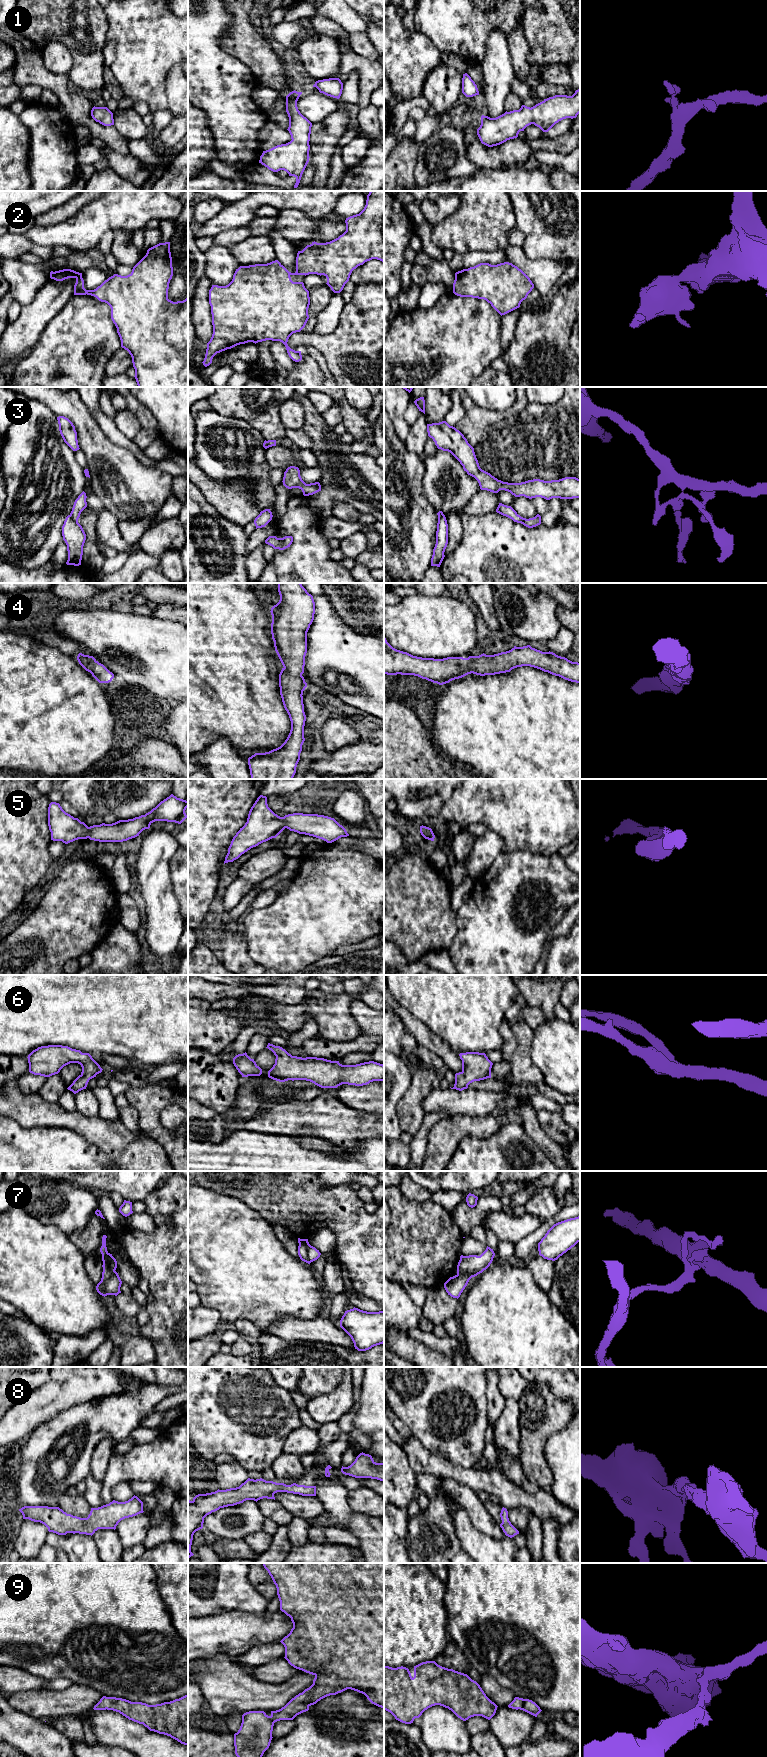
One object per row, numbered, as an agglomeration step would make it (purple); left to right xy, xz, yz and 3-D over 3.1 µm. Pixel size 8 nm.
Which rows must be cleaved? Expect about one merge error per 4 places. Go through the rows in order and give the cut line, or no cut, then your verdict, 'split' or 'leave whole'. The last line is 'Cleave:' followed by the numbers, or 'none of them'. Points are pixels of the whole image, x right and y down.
1: cut none; leave whole
2: cut none; leave whole
3: cut xy (69, 515), (77, 521); split
4: cut none; leave whole
5: cut none; leave whole
6: cut none; leave whole
7: cut xz (300, 1242), (306, 1245), (309, 1263); split
8: cut none; leave whole
9: cut none; leave whole
Cleave: 3, 7

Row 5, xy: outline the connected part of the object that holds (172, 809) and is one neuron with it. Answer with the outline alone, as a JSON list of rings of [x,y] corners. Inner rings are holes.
[[[171,794],[145,815],[88,827],[78,818],[66,813],[59,803],[51,802],[48,807],[48,826],[51,840],[62,841],[65,844],[87,838],[99,842],[123,842],[139,836],[155,821],[181,824],[187,818],[187,807],[188,801]]]

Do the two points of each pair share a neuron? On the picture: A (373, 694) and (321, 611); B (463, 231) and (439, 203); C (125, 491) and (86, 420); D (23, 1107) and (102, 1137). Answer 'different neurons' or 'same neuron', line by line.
A: same neuron
B: different neurons
C: same neuron
D: same neuron

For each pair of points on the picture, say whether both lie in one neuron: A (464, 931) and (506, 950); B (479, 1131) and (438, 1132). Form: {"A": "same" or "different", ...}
{"A": "same", "B": "same"}

